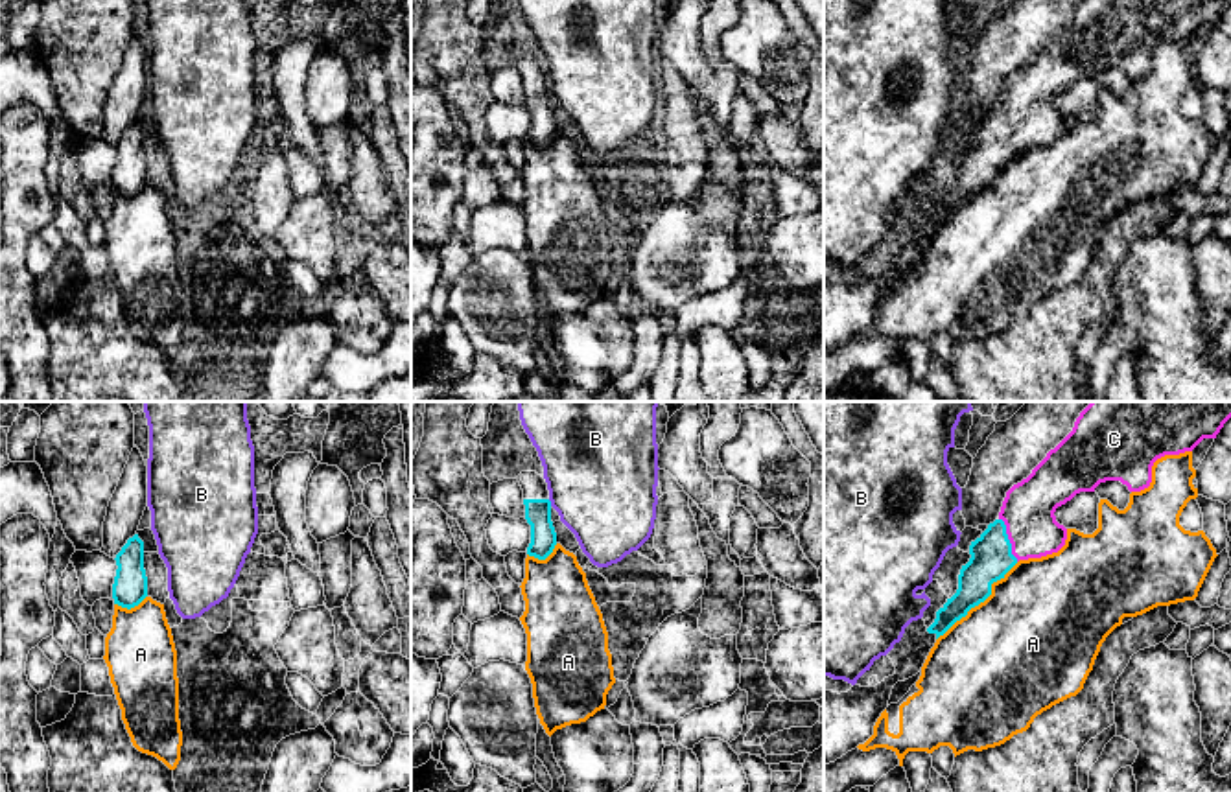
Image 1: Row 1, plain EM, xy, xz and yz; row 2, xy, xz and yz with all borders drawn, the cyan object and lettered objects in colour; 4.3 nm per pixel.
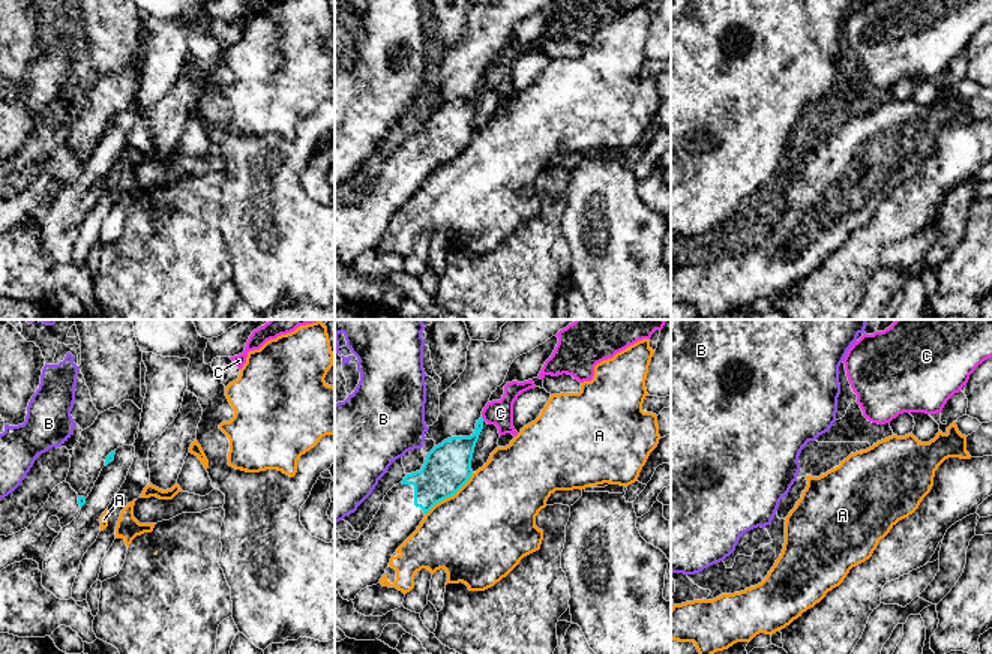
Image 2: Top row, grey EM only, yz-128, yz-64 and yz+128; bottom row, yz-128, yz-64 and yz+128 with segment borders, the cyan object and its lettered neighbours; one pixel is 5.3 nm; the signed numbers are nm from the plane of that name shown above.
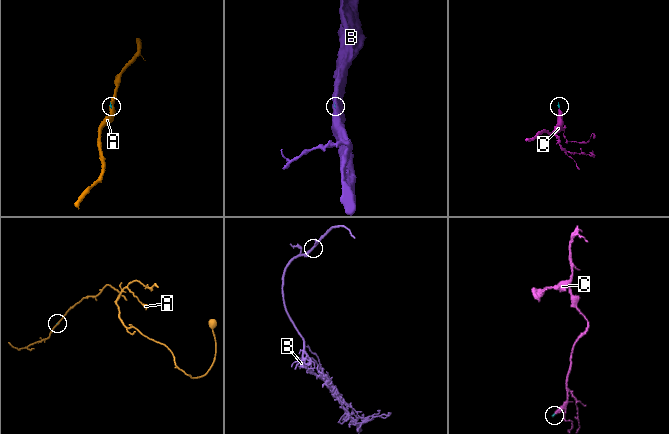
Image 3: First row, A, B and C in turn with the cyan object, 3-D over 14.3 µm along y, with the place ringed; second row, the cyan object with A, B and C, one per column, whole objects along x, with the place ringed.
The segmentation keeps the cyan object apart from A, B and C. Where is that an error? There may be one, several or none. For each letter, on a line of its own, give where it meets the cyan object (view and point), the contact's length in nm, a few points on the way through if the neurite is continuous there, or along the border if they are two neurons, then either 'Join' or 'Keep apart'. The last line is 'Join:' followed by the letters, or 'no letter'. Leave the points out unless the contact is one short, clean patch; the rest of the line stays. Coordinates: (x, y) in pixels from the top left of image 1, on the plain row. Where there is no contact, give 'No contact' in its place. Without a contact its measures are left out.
A: Touches cyan at yz (981, 188). Shared border 500 nm. Boundary: yz (1018, 150), (992, 172), (992, 179), (983, 188), (937, 227). Keep apart
B: Touches cyan at xz (550, 91). Shared border 40 nm. Boundary: xz (548, 87), (551, 93). Keep apart
C: Touches cyan at yz (1008, 128). Shared border 200 nm. Path across: yz (992, 146), (1008, 128), (1027, 109), (1029, 94). Join
Join: C

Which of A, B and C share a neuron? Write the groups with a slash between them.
A / B / C

